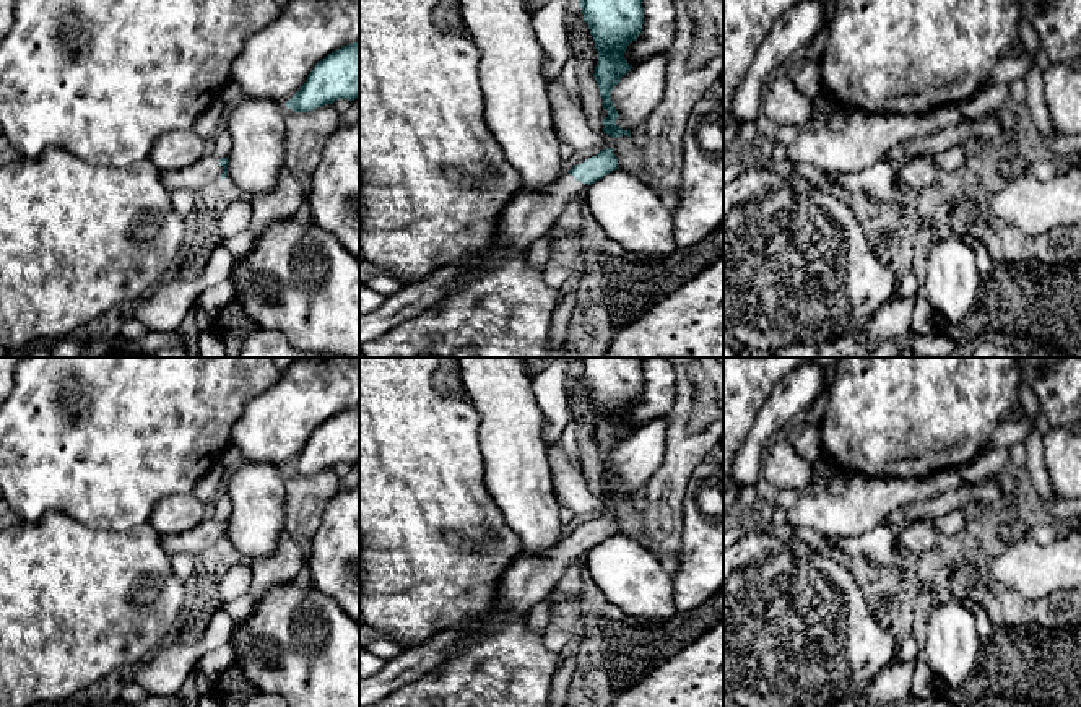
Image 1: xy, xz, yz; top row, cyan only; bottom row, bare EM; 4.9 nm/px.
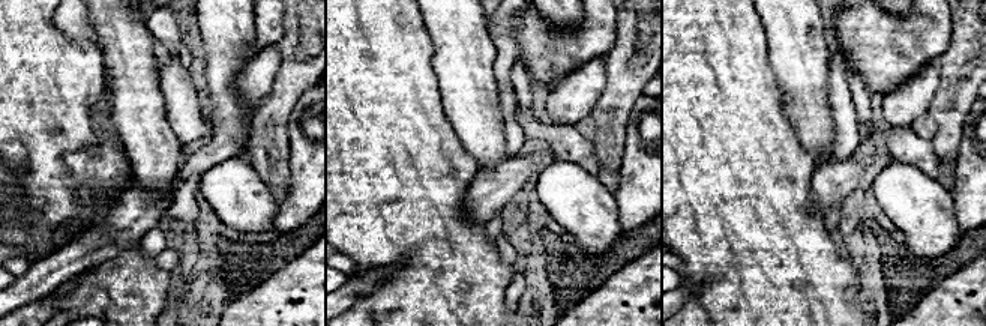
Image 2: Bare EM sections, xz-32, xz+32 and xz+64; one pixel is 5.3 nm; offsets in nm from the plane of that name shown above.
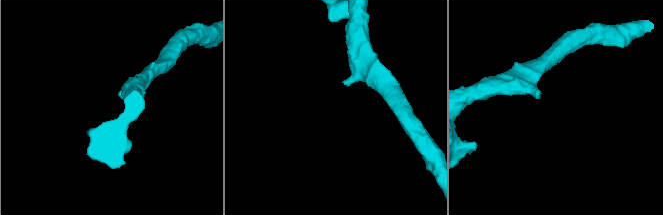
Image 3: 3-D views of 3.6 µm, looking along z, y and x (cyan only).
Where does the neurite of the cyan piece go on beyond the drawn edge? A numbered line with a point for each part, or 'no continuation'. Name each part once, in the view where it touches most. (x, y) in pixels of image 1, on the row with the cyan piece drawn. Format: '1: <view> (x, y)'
1: xz (530, 215)

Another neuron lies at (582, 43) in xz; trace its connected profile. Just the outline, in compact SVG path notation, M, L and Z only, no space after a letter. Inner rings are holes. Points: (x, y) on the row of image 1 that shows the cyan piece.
M579 5L577 10L579 10L579 21L567 23L569 41L579 60L587 57L595 73L595 67L598 63L598 52L595 49L595 41L590 34L588 24L584 21L584 13Z

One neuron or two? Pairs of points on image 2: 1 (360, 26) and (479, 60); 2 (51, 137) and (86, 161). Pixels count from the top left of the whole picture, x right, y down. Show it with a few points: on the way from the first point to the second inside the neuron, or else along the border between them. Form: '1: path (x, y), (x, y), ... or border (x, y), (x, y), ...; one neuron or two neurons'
1: border (420, 15), (432, 47), (432, 68), (438, 81); two neurons
2: border (93, 122), (96, 141), (65, 155), (77, 185); two neurons

